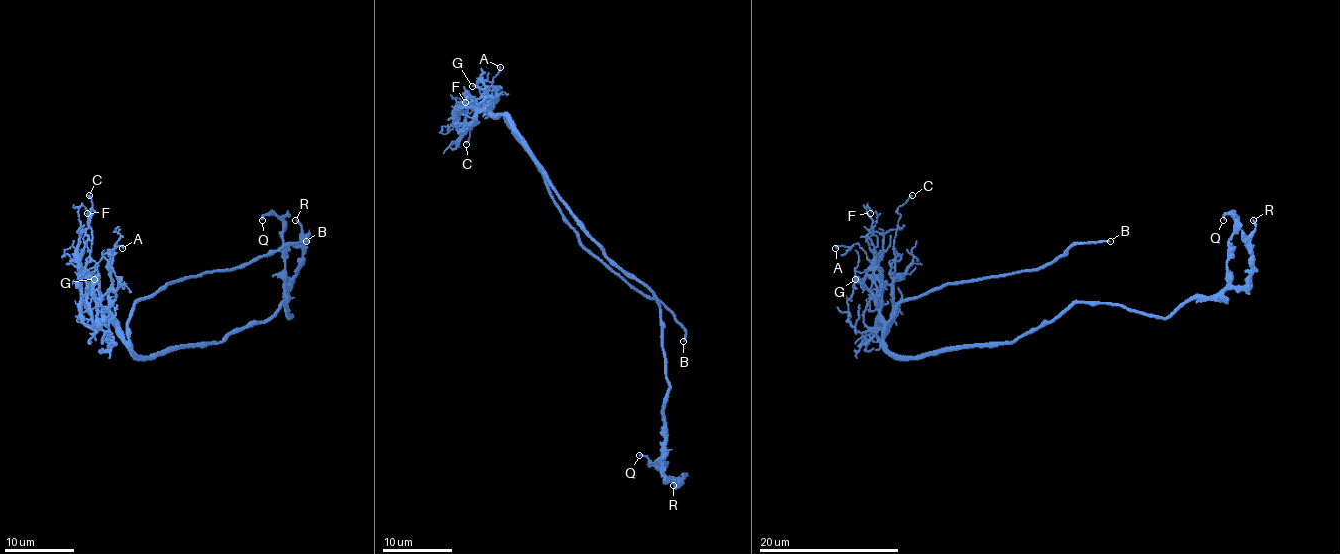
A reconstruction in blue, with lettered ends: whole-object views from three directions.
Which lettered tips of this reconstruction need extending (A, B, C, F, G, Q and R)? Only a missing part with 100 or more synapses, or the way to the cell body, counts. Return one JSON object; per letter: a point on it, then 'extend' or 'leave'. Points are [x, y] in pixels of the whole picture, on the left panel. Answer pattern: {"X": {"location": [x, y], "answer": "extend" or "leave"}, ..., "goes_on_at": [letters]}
{"A": {"location": [122, 248], "answer": "leave"}, "B": {"location": [306, 241], "answer": "extend"}, "C": {"location": [89, 195], "answer": "leave"}, "F": {"location": [87, 213], "answer": "leave"}, "G": {"location": [94, 279], "answer": "leave"}, "Q": {"location": [262, 220], "answer": "leave"}, "R": {"location": [295, 220], "answer": "leave"}, "goes_on_at": ["B"]}

